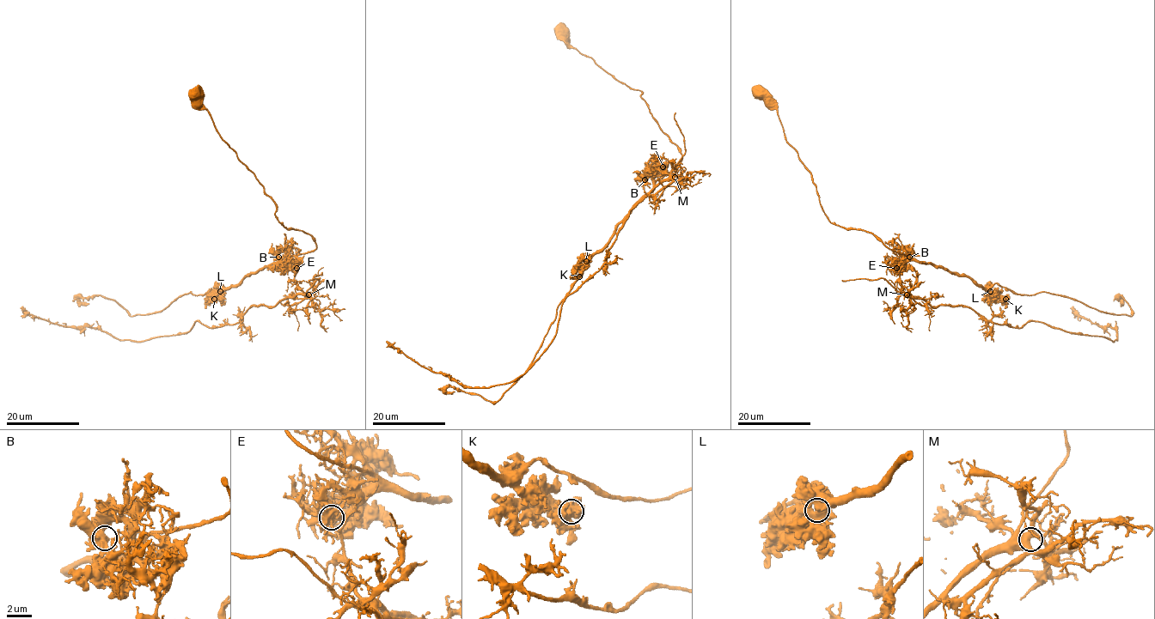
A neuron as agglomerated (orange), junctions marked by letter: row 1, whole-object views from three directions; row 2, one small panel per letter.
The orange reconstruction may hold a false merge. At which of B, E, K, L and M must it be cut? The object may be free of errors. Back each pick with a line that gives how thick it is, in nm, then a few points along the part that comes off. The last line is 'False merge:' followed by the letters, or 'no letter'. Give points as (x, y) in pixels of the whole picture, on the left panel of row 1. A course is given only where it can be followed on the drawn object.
E: calibre 500 nm; course (296, 269), (303, 292), (275, 306), (145, 340), (21, 307)
False merge: E

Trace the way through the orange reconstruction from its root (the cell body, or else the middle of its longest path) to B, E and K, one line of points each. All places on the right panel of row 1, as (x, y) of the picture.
B: (764, 94), (776, 103), (785, 140), (810, 173), (827, 218), (846, 228), (870, 232), (892, 250), (909, 257)
E: (764, 94), (776, 103), (785, 140), (810, 173), (827, 218), (870, 232), (906, 254), (896, 269)
K: (764, 94), (776, 103), (785, 140), (810, 173), (831, 222), (870, 232), (892, 250), (964, 274), (1005, 299)

